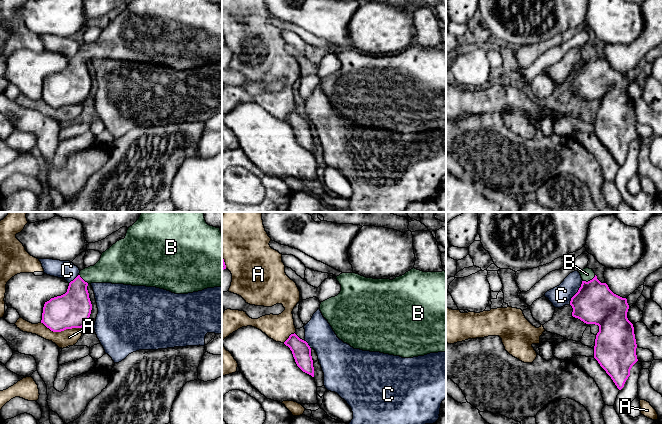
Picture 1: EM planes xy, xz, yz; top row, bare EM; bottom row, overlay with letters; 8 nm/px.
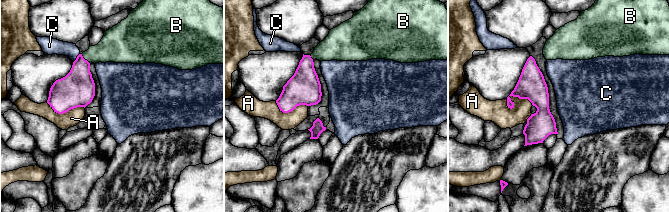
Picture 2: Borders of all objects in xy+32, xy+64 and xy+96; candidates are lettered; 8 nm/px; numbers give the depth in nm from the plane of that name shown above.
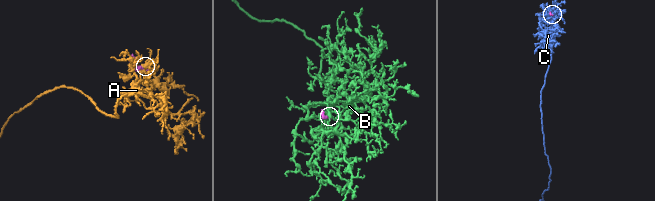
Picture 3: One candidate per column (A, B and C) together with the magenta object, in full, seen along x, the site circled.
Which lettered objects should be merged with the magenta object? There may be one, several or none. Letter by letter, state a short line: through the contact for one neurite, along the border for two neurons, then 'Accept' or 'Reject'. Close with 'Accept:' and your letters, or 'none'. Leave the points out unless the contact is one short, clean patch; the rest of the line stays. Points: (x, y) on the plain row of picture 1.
A: Reject
B: Line: yz (594, 79), (590, 56), (587, 50). Accept
C: Reject
Accept: B

